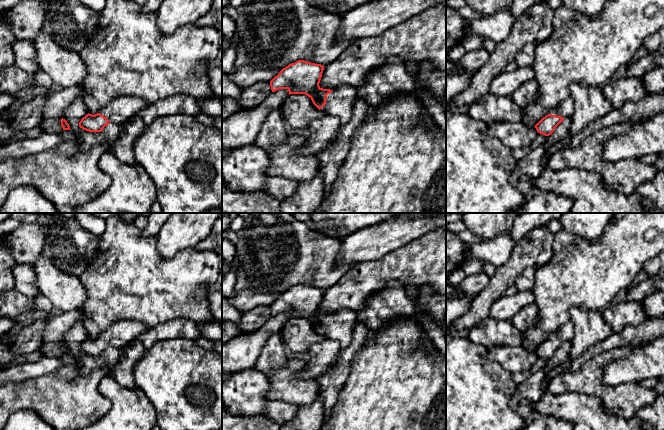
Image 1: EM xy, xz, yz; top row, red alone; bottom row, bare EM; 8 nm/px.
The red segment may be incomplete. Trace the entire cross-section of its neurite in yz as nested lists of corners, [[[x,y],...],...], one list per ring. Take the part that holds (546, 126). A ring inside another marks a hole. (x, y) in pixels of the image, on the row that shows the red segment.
[[[571,97],[561,102],[556,108],[552,109],[548,115],[543,117],[534,127],[537,132],[545,136],[553,133],[555,128],[574,113],[574,102]]]

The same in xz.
[[[298,60],[283,68],[270,81],[272,92],[287,89],[290,94],[305,94],[325,115],[338,117],[341,124],[347,124],[353,116],[353,108],[360,98],[355,88],[344,85],[335,90],[319,86],[324,66]]]

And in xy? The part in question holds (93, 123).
[[[122,96],[114,99],[97,114],[87,114],[79,127],[89,132],[101,132],[109,122],[122,125],[147,107],[149,103],[140,97]]]

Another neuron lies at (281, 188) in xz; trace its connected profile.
[[[268,176],[264,186],[264,192],[283,201],[298,189],[298,181],[284,178],[282,176]]]

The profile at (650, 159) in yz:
[[[649,154],[649,155],[642,156],[638,159],[645,164],[653,165],[656,162],[656,160],[658,159],[658,157],[659,157],[659,155]]]

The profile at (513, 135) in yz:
[[[507,121],[488,125],[487,132],[490,137],[497,138],[511,150],[530,147],[532,141],[538,135],[535,127],[522,122],[511,123]]]

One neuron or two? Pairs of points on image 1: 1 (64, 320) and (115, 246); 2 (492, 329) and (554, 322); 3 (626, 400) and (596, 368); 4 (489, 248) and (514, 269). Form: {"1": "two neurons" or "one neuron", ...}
{"1": "two neurons", "2": "two neurons", "3": "one neuron", "4": "two neurons"}

